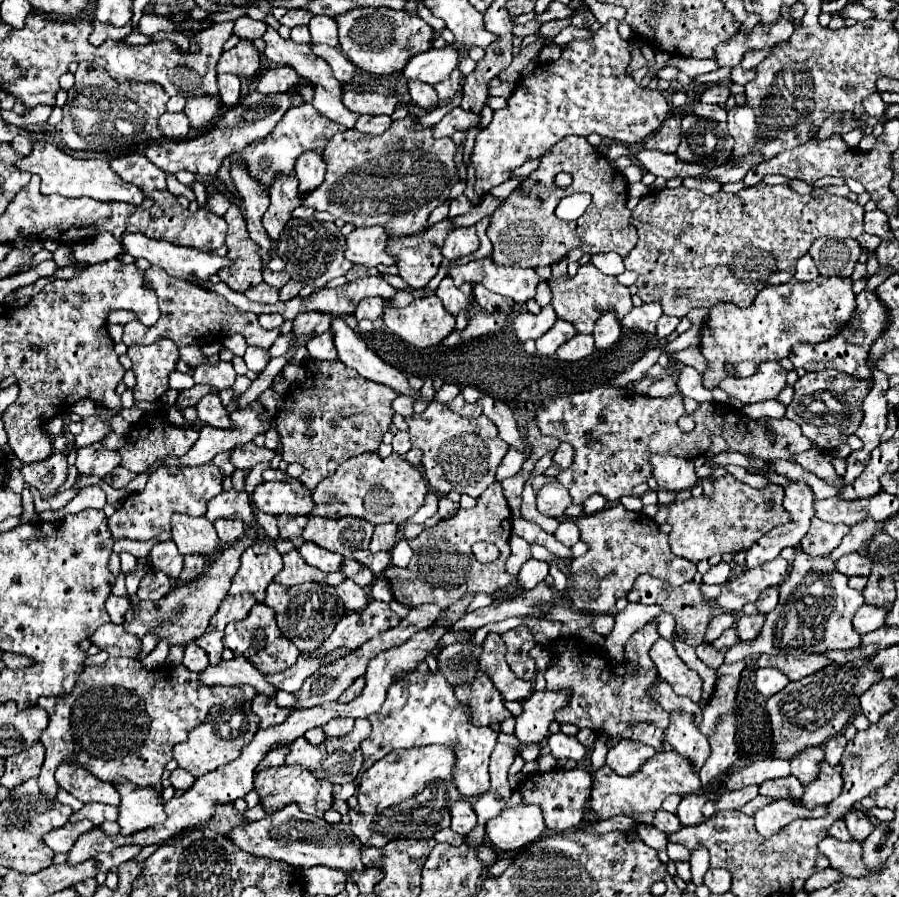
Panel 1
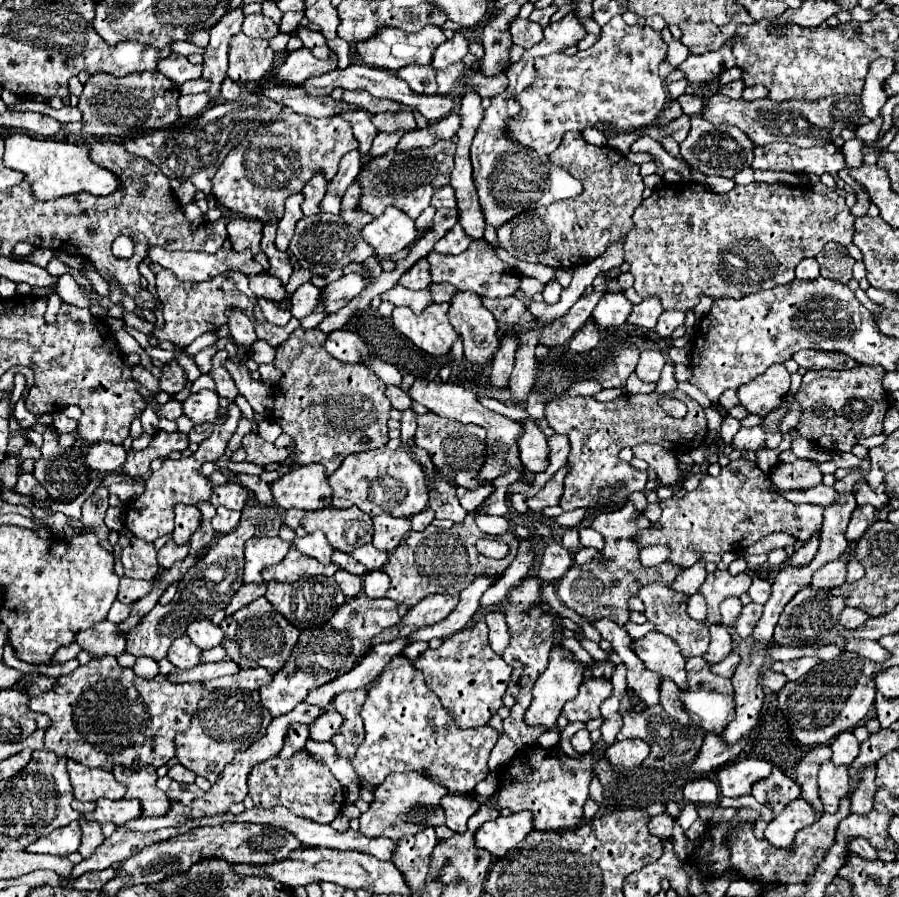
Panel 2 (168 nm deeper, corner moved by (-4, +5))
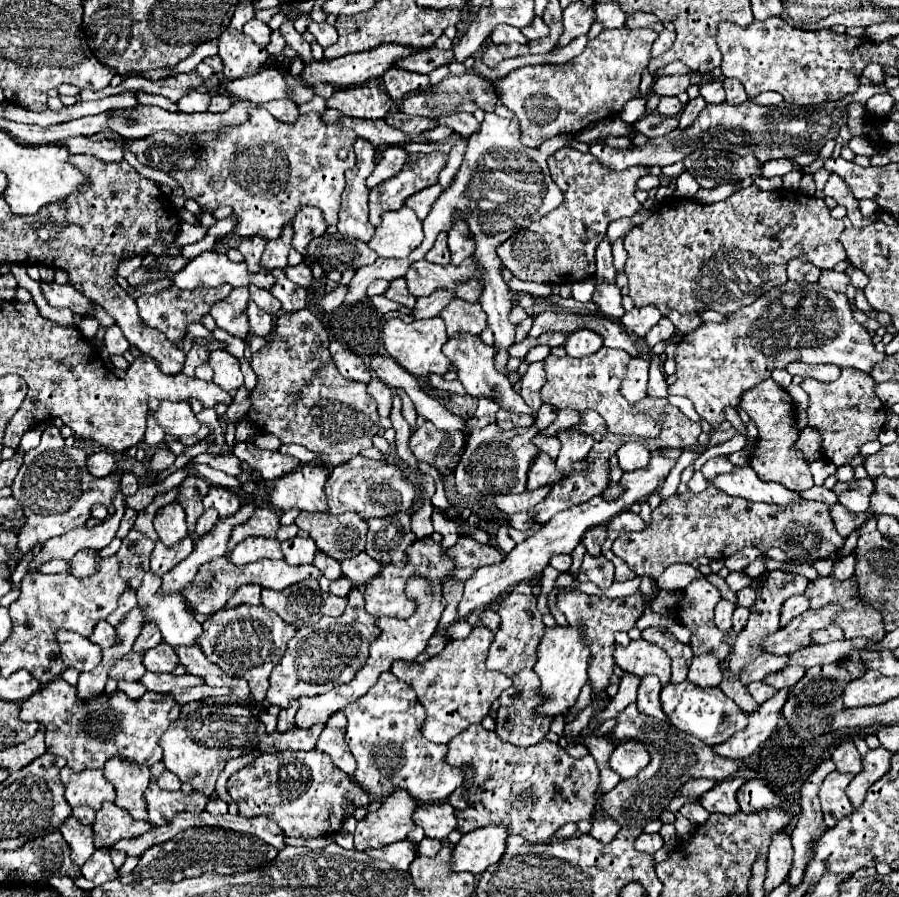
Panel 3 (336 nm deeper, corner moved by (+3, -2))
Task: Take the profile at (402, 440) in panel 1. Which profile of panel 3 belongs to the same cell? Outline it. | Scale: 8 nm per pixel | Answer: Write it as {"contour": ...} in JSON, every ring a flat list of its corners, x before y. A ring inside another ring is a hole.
{"contour":[[397,389,395,391,399,397,401,397,401,401,403,401,403,417,407,419,407,423,413,427,415,425,415,419,417,419,417,413,415,413,415,407,413,407,413,401,405,395,405,391,401,391,401,389]]}

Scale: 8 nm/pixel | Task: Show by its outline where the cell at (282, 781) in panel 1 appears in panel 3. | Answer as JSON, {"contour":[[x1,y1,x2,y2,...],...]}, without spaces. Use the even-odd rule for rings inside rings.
{"contour":[[317,749,263,753,229,777,227,791,243,817,251,819,267,815,277,819,285,837,301,839,337,833,343,821,353,815,349,803,355,807,367,807,373,801,349,775,333,765,329,755,323,755,323,751]]}

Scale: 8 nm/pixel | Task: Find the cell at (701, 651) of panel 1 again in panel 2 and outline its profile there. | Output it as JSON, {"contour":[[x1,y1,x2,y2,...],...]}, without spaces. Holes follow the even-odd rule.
{"contour":[[734,650,734,652,730,652,730,656,726,656,720,664,710,664,710,670,712,670,714,674,720,674,720,676,724,676,724,678,730,678,730,676,734,674,734,668,736,668,738,660,740,660,740,656,738,656,738,652]]}

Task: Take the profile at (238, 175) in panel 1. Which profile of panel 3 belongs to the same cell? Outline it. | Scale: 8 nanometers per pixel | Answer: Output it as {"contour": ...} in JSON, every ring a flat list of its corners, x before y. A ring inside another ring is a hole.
{"contour":[[271,271,271,275,275,275,275,279,277,279,271,293,281,301,281,311,293,313,307,305,307,289,297,287,293,281,289,281,285,277,283,271]]}

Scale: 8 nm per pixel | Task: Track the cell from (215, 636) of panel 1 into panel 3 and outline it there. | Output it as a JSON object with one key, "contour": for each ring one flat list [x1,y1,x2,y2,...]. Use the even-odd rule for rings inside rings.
{"contour":[[149,571,149,575,145,575,141,587,137,589,137,607,143,611,143,625,153,621,159,627,159,631,163,635,163,641,173,645,173,647,195,643,195,639,203,633,203,629,195,621,195,617,187,611,185,597,181,593,169,593,169,595,161,597,159,591,161,591,161,577,157,577]]}

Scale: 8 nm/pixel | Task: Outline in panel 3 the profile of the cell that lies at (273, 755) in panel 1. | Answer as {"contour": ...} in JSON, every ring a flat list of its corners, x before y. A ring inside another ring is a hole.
{"contour":[[293,699,293,703,289,703,289,707,281,709,281,713,279,713,279,723,277,723,277,731,285,733,285,731,289,731,289,729,295,727,295,719,293,719,293,717,295,717,297,709,299,709,299,701,297,701,297,699]]}

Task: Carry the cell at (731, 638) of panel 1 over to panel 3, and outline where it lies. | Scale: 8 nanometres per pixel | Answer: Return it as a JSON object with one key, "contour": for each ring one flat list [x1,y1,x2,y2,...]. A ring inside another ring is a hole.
{"contour":[[705,653,691,661,687,679,697,687,717,687,723,679,723,671,719,667,719,661,713,655]]}

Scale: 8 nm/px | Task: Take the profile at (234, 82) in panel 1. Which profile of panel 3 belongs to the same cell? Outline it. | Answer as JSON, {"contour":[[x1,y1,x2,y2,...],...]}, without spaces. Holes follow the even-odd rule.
{"contour":[[213,95,211,97,211,105,209,105,211,113,225,113,229,107,231,107,229,97,225,97,225,95]]}

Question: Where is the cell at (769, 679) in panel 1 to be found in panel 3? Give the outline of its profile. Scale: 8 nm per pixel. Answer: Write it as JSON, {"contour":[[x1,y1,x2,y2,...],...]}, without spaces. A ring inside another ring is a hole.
{"contour":[[757,681,757,683,747,685,747,693,749,693,749,695,751,695,759,705,761,705,761,703,765,703,767,699,771,699,771,697,777,693,777,689,765,685,763,681]]}

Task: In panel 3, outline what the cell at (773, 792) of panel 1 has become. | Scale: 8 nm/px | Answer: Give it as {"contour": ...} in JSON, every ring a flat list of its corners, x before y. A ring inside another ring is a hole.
{"contour":[[751,779,745,781,737,791,737,803,743,813,755,813,759,809,779,805,779,797,767,787,763,779]]}

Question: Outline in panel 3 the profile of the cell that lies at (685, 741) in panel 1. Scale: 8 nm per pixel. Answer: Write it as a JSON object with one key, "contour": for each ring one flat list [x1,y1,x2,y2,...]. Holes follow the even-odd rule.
{"contour":[[643,675,639,681,639,711,653,715,657,719,667,719,661,705,659,705,659,693,661,693,661,683,655,675]]}

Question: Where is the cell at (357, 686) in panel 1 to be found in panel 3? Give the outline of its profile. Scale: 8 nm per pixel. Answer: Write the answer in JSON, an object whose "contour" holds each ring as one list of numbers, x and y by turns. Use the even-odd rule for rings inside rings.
{"contour":[[341,711,335,713,325,723,325,729,317,739,317,749,327,753,333,759,333,763,337,763,337,767,341,767,341,771,345,771,347,775,353,775,355,759,349,751,349,745,345,743,345,727,347,727,345,715]]}

